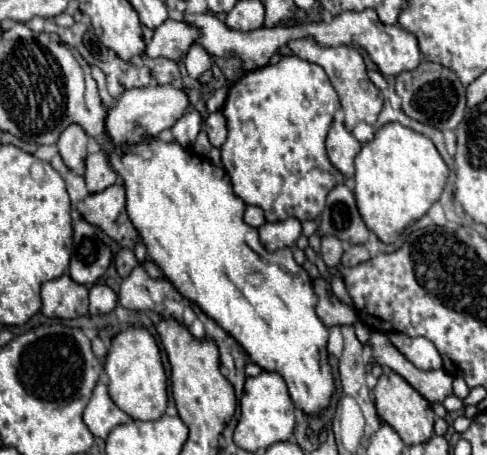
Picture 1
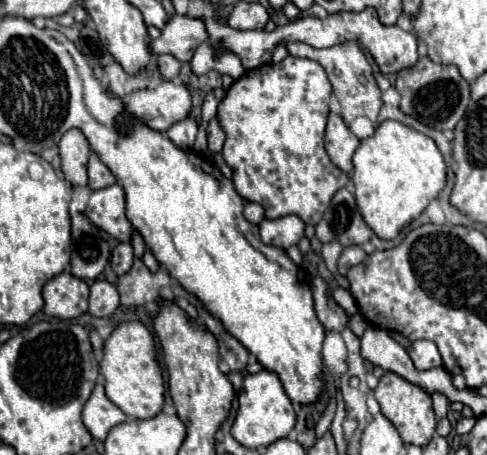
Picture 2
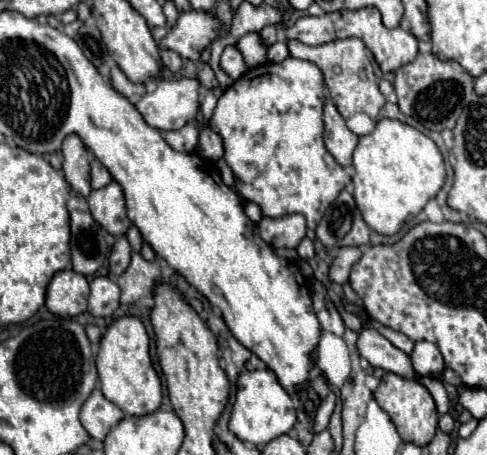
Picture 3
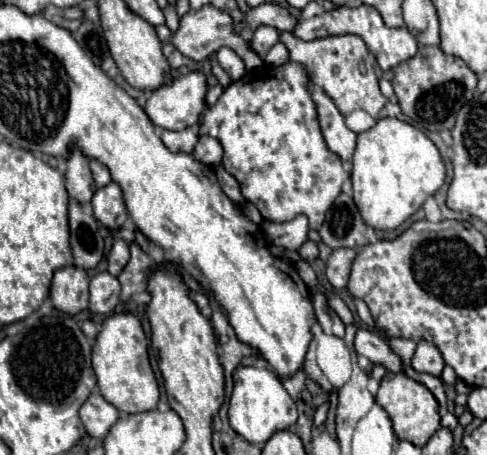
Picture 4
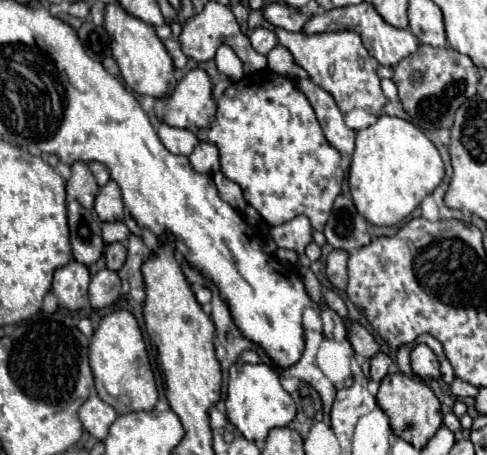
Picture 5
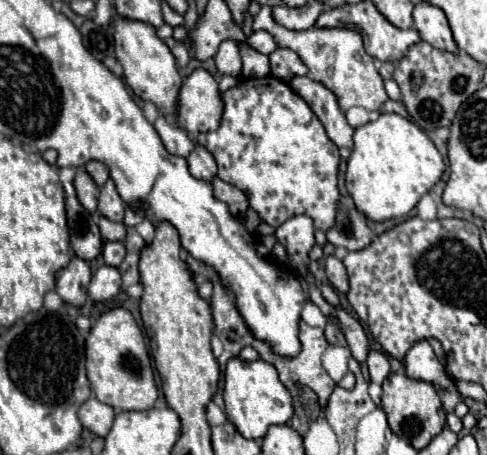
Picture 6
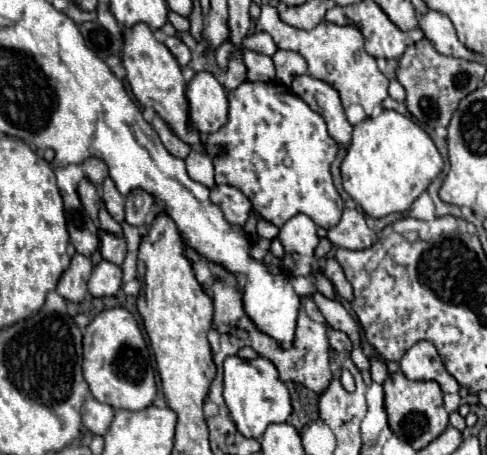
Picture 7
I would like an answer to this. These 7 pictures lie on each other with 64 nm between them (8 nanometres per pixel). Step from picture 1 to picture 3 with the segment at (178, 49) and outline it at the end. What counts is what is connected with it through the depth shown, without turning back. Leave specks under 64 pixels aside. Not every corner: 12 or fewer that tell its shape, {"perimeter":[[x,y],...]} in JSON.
{"perimeter":[[184,12],[158,42],[186,60],[216,40],[220,22],[208,12]]}

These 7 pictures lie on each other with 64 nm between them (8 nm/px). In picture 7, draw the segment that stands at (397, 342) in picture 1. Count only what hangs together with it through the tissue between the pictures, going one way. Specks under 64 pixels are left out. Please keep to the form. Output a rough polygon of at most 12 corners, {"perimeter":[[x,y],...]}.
{"perimeter":[[416,342],[400,368],[410,380],[434,380],[444,394],[460,392],[436,348]]}

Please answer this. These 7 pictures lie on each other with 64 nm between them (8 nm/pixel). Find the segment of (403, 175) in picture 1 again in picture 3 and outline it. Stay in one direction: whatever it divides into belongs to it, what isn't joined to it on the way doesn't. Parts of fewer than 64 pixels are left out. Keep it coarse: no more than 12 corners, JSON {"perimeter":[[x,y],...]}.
{"perimeter":[[390,118],[356,146],[354,200],[396,234],[446,180],[438,146]]}

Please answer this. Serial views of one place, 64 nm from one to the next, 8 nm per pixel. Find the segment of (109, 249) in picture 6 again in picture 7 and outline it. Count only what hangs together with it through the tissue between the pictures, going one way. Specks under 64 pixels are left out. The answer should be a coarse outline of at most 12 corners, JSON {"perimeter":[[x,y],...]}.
{"perimeter":[[102,232],[104,260],[120,266],[126,258],[122,236]]}

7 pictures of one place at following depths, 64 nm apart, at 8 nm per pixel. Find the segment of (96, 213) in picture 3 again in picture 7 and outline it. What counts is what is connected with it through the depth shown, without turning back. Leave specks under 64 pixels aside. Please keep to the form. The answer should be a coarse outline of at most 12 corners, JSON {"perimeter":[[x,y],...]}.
{"perimeter":[[110,178],[102,202],[116,222],[124,220],[124,196]]}

